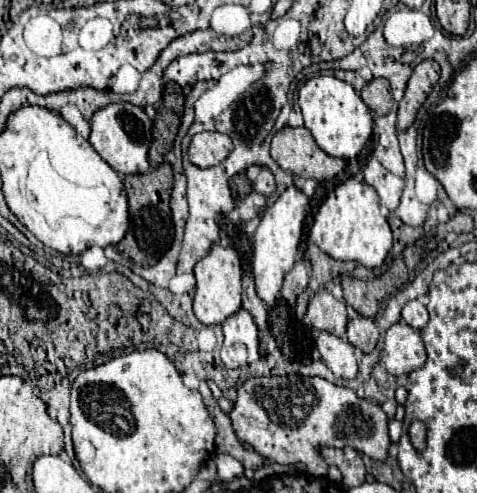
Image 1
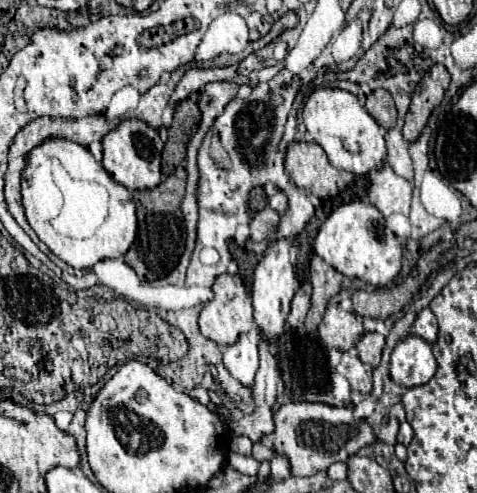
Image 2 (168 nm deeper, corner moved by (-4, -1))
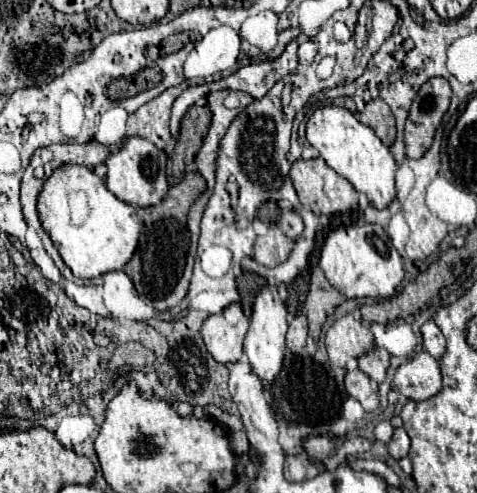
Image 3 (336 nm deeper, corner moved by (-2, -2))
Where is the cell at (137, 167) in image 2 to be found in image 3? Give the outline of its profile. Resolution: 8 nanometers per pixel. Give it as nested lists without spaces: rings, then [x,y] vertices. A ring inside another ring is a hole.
[[[129,137],[125,145],[107,159],[105,165],[107,165],[107,189],[123,203],[129,203],[133,207],[151,207],[159,205],[167,195],[169,189],[165,173],[167,155],[165,151],[159,151],[153,143],[147,143],[147,139]]]

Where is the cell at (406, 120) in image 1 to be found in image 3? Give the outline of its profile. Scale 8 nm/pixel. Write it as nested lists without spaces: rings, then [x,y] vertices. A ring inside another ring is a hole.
[[[443,77],[429,79],[417,93],[407,125],[405,125],[405,149],[409,159],[419,159],[431,147],[437,127],[451,103],[451,87]]]

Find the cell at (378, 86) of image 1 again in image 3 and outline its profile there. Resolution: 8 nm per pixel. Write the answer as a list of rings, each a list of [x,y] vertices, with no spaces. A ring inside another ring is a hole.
[[[373,99],[365,105],[365,111],[357,115],[357,119],[371,127],[375,131],[375,135],[387,145],[391,147],[395,141],[395,119],[391,115],[391,109],[387,107],[387,103],[383,99]]]

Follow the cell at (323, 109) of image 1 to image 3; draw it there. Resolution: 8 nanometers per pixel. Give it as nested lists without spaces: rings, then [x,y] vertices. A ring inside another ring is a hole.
[[[321,107],[307,121],[307,141],[319,151],[325,163],[345,177],[355,191],[365,193],[375,209],[385,209],[395,197],[395,171],[397,163],[391,151],[371,131],[371,127],[359,123],[355,115],[343,107]]]

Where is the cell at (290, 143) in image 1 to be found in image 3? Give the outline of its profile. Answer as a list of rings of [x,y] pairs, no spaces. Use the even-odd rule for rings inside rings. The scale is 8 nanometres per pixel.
[[[321,157],[309,159],[309,161],[299,159],[291,167],[291,181],[295,185],[295,191],[303,207],[313,211],[315,215],[337,215],[337,213],[343,215],[343,213],[357,211],[357,197],[359,197],[357,191],[351,187],[347,179],[343,179],[331,167],[327,167],[327,163]]]

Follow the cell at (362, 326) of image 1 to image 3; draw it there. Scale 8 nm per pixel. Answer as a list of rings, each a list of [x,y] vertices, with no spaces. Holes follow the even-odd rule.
[[[375,347],[375,349],[369,351],[367,355],[359,357],[359,369],[361,369],[367,377],[371,377],[373,381],[381,383],[381,381],[385,379],[387,369],[389,369],[389,359],[391,359],[391,355],[387,353],[387,349]]]

